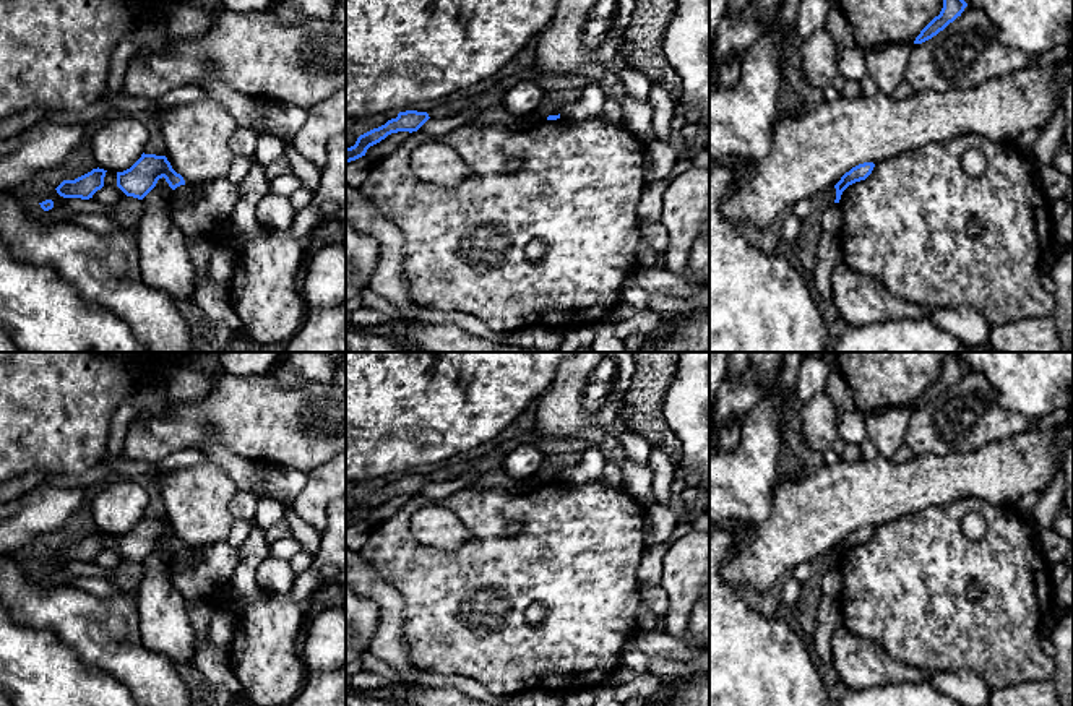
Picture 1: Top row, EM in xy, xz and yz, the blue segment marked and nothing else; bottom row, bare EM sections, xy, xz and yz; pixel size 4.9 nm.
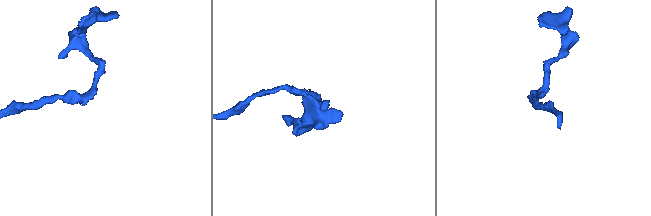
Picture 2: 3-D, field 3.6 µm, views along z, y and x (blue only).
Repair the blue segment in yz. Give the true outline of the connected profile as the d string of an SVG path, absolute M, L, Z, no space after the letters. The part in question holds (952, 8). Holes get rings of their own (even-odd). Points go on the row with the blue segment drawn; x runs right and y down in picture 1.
M943 0L943 8L938 16L935 16L916 37L914 44L922 44L933 36L937 36L940 31L943 31L950 23L953 23L961 13L967 3L964 0Z

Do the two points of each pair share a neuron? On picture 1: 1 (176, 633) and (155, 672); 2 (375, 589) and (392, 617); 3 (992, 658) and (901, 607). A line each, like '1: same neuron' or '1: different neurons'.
1: different neurons
2: same neuron
3: same neuron

